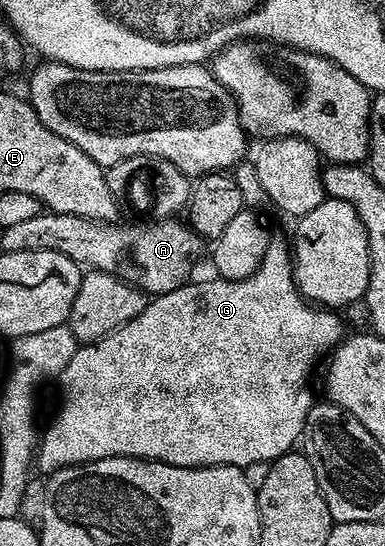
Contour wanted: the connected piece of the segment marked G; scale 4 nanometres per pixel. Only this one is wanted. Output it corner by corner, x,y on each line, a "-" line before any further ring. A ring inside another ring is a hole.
273,236
269,240
268,246
266,247
266,255
262,259
260,269
254,271
254,275
250,275
246,279
241,281
225,281
223,279
215,279
216,281
204,281
201,285
192,285
193,283
186,283
182,287
178,287
174,291
169,293
161,293
153,296
151,300
145,304
143,311
138,315
134,315
134,319
130,319
122,327
118,327
110,335
106,335
102,339
93,341
91,343
84,343
79,346
80,350
69,359
68,362
63,362
62,368
58,373
58,386
60,385
60,406
56,409
56,414
52,417
52,422
46,425
43,430
42,436
38,441
38,448
34,458
35,464
40,465
45,469
45,474
51,475
56,472
57,469
65,469
71,465
81,465
87,461
97,461
98,459
106,459
107,457
142,457
145,461
164,461
168,465
181,465
182,467
190,467
195,469
202,465
238,465
246,466
250,463
258,463
259,461
267,461
269,463
276,460
276,458
282,456
283,453
289,452
293,448
292,445
301,440
304,432
304,421
308,418
308,413
311,411
314,398
312,393
308,390
308,376
312,373
312,368
316,365
316,360
320,356
323,358
325,354
336,348
340,344
342,338
345,336
346,330
344,325
340,322
341,314
339,312
325,309
323,307
317,307
307,301
306,298
300,294
300,290
296,288
296,280
292,277
292,255
290,252
290,245
287,240
284,241
280,237

